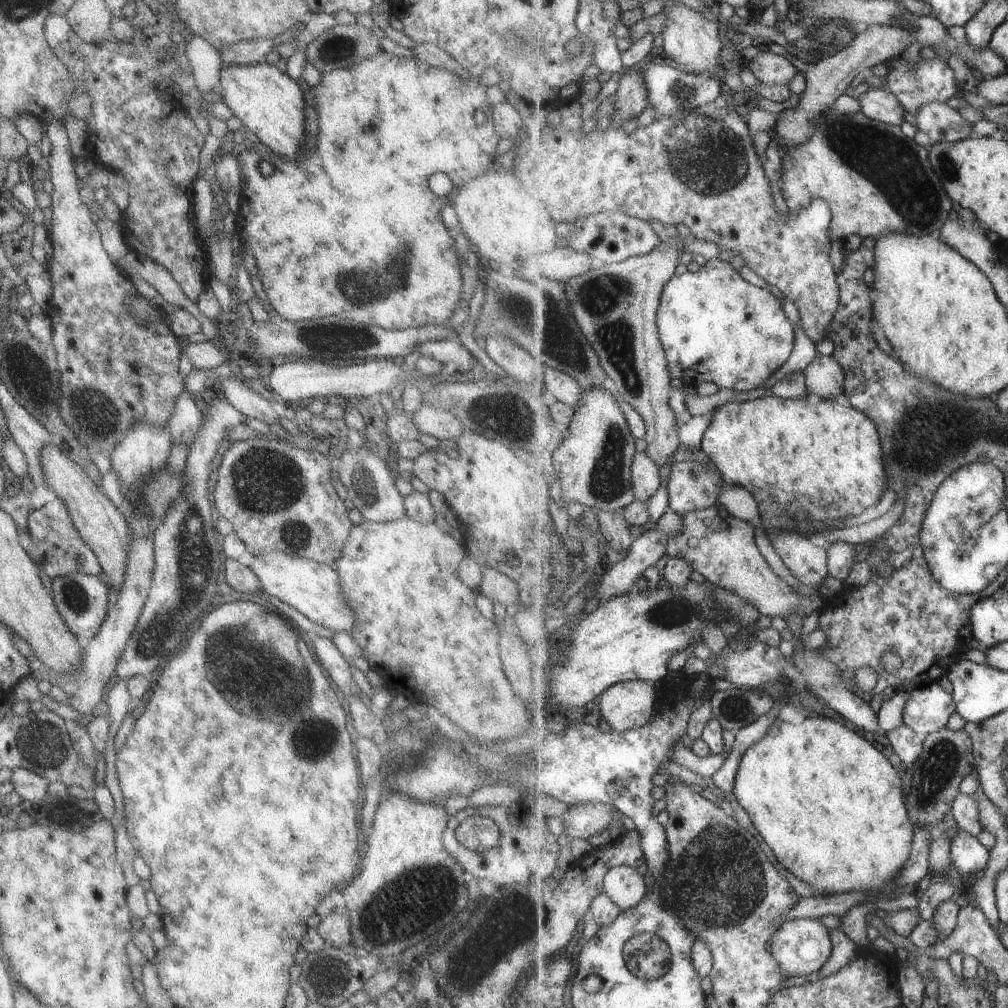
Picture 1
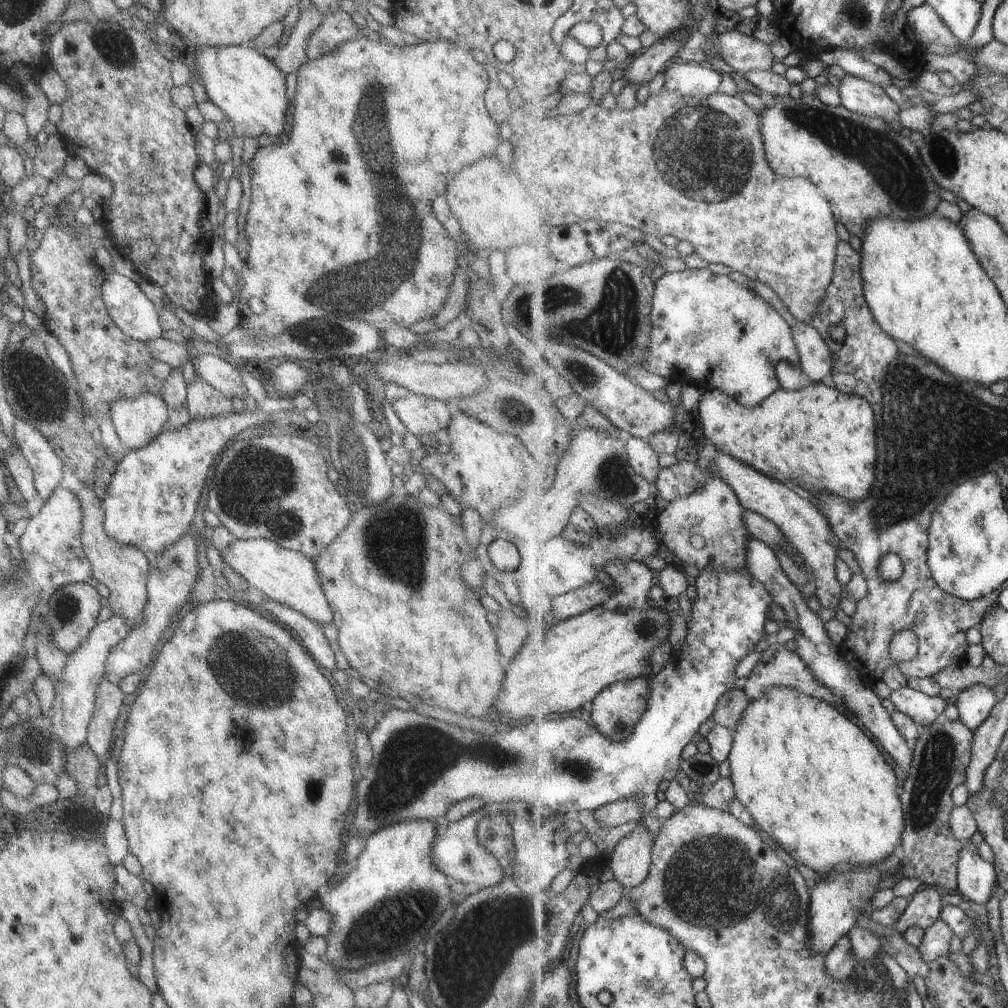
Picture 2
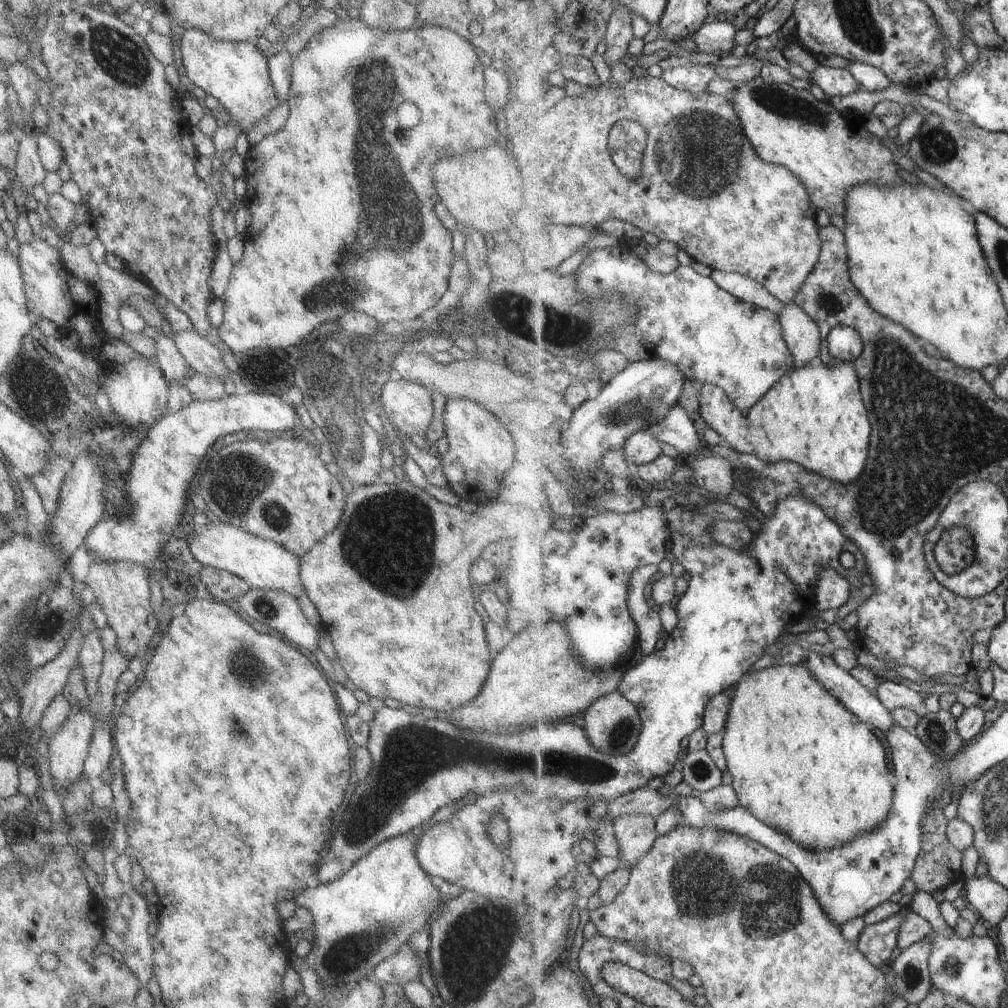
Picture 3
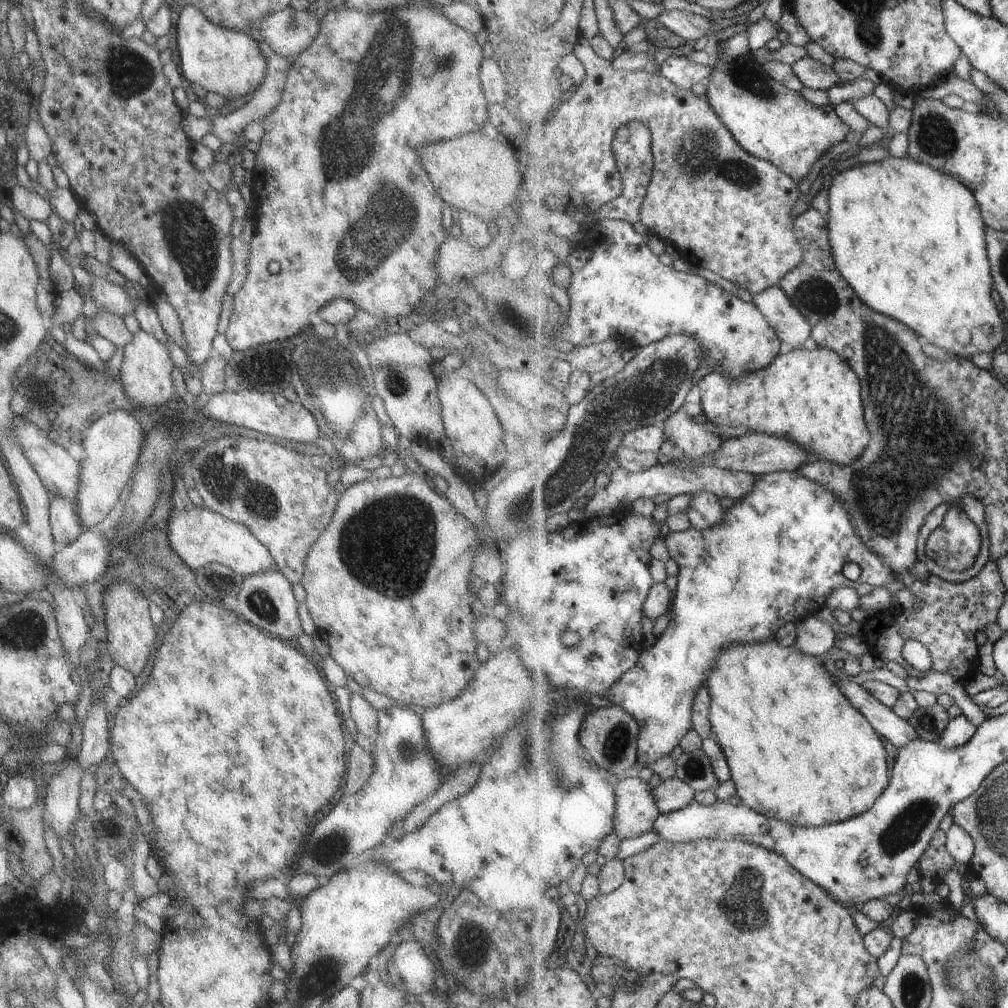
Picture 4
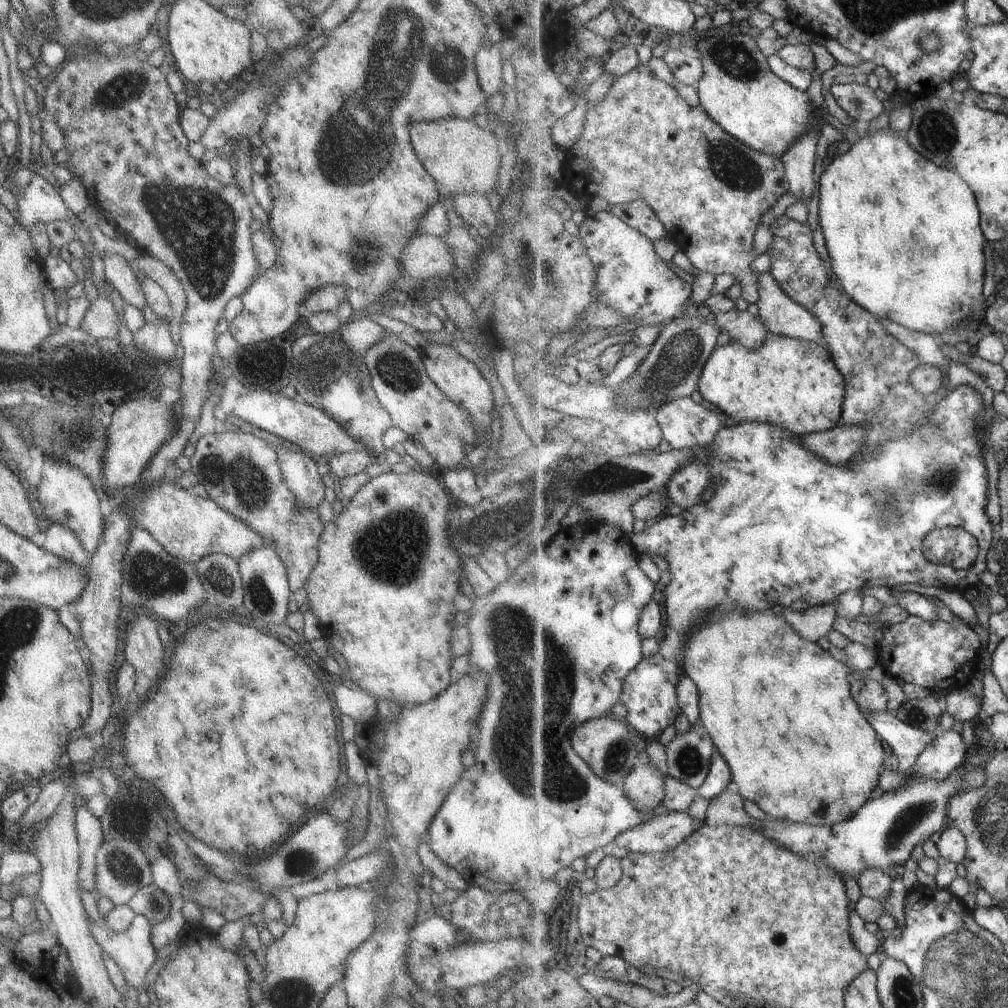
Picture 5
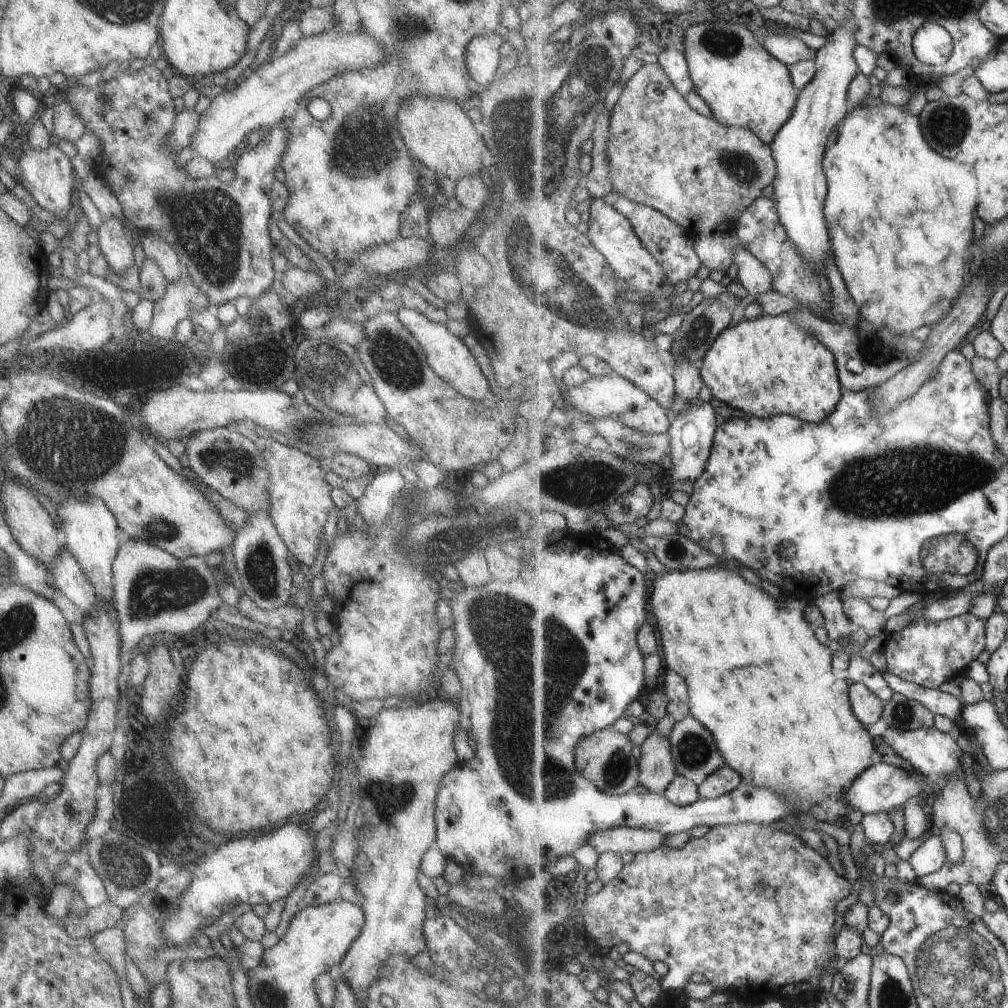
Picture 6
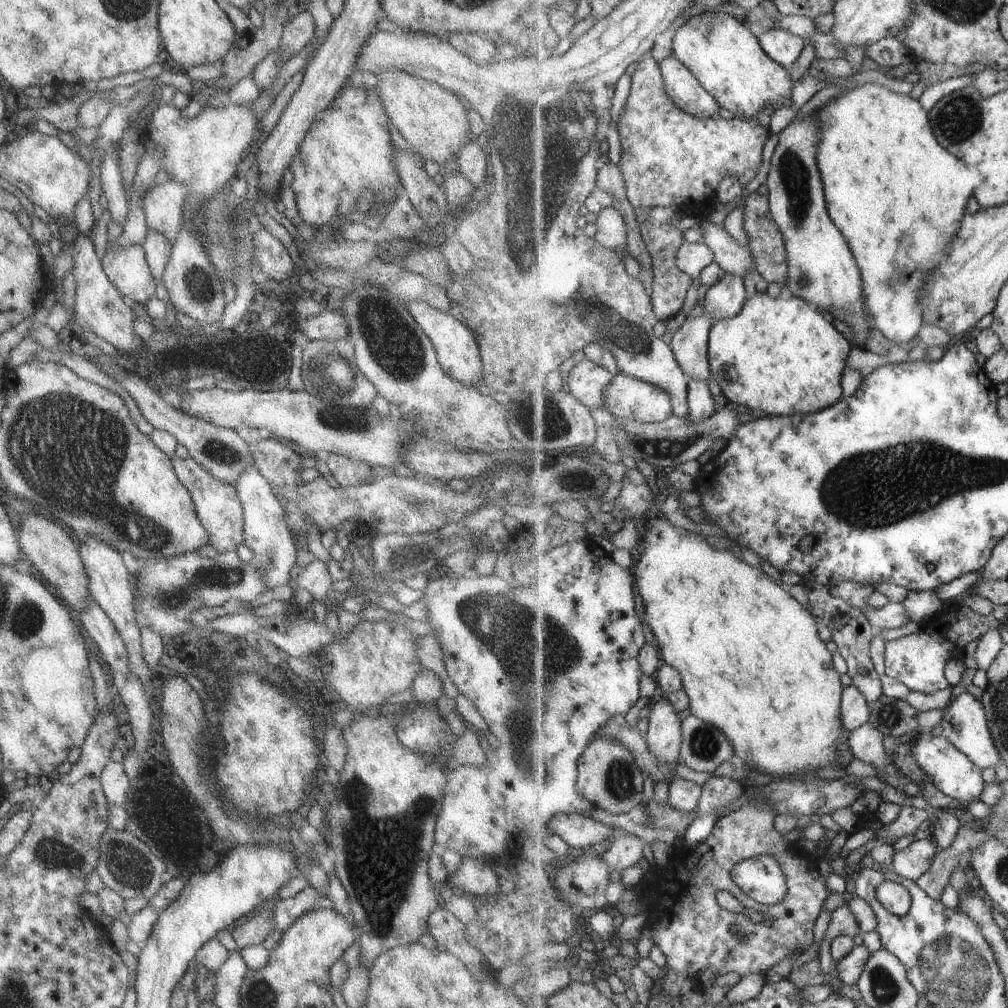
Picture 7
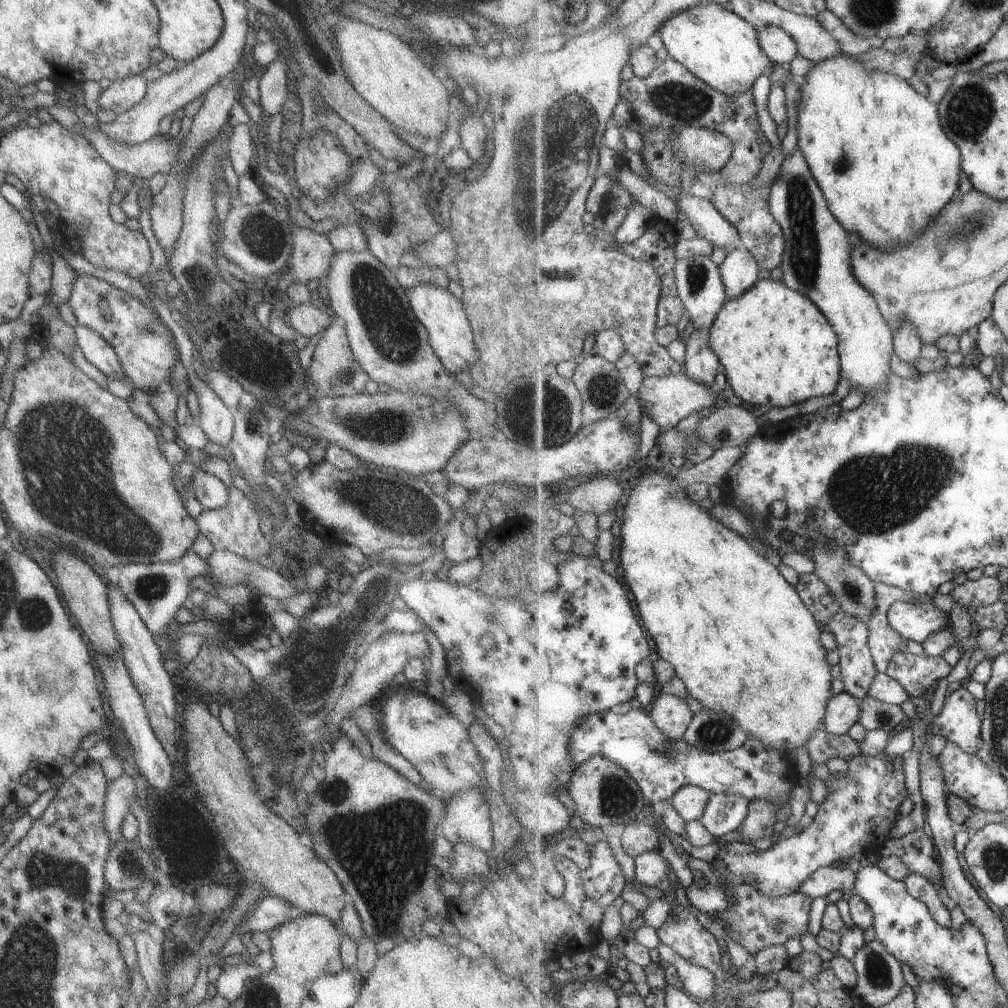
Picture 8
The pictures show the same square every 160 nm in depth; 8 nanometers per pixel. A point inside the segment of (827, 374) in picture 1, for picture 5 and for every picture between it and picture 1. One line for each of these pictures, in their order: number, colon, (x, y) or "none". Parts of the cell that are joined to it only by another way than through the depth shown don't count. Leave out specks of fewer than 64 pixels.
2: (817, 359)
3: (802, 334)
4: (792, 327)
5: (783, 316)

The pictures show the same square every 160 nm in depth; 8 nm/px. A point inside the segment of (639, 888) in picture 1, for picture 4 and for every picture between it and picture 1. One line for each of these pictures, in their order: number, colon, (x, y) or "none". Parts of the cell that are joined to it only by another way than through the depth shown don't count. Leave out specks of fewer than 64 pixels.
2: (630, 863)
3: (636, 834)
4: (637, 810)

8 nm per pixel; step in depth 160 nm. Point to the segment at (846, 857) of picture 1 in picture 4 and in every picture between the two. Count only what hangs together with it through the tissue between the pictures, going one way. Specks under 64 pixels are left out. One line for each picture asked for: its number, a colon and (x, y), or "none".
2: (808, 775)
3: (801, 761)
4: (799, 751)

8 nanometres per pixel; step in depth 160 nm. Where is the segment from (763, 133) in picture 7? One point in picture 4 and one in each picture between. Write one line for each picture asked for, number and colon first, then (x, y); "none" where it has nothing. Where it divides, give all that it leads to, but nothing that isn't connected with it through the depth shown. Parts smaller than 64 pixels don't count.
4: (724, 210)
5: (644, 141)
6: (705, 175)

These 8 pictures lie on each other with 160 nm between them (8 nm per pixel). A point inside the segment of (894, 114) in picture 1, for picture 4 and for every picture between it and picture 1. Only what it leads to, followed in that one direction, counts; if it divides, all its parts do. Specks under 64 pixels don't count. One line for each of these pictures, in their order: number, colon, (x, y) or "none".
2: (864, 97)
3: (839, 82)
4: (815, 75)

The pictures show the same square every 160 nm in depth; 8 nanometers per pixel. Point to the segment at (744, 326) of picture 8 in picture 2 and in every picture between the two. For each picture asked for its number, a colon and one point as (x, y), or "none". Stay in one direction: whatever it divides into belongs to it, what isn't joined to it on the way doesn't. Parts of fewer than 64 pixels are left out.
2: (818, 439)
3: (816, 416)
4: (813, 397)
5: (792, 383)
6: (765, 367)
7: (782, 356)

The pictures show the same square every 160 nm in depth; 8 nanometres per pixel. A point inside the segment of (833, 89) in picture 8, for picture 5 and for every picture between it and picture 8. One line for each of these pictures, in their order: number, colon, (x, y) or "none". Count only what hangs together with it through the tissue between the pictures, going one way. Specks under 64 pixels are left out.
5: (905, 240)
6: (901, 217)
7: (899, 196)

